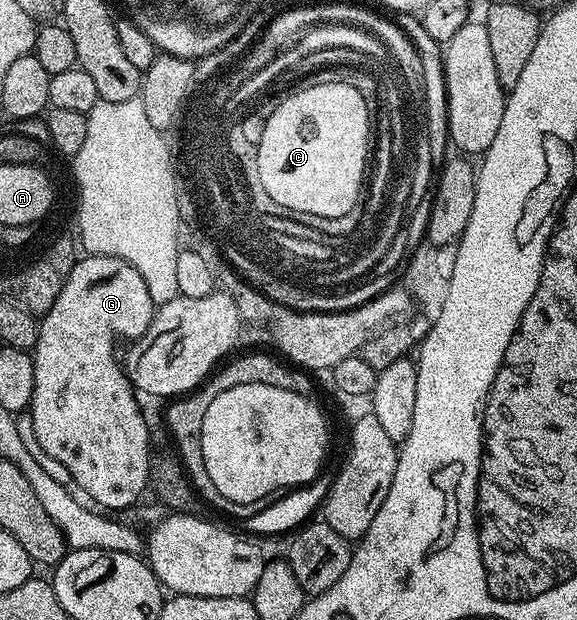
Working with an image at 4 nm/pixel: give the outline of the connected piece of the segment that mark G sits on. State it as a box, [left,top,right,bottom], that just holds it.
[30,254,153,508]

